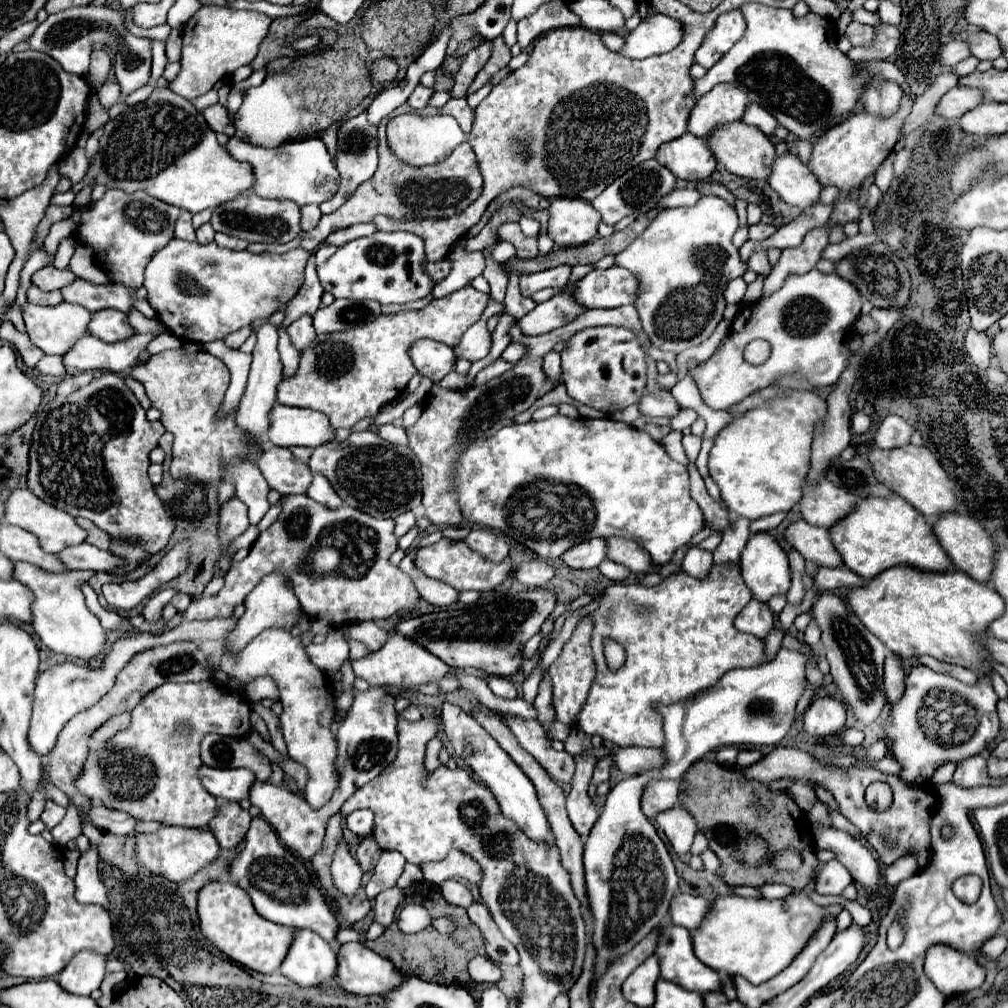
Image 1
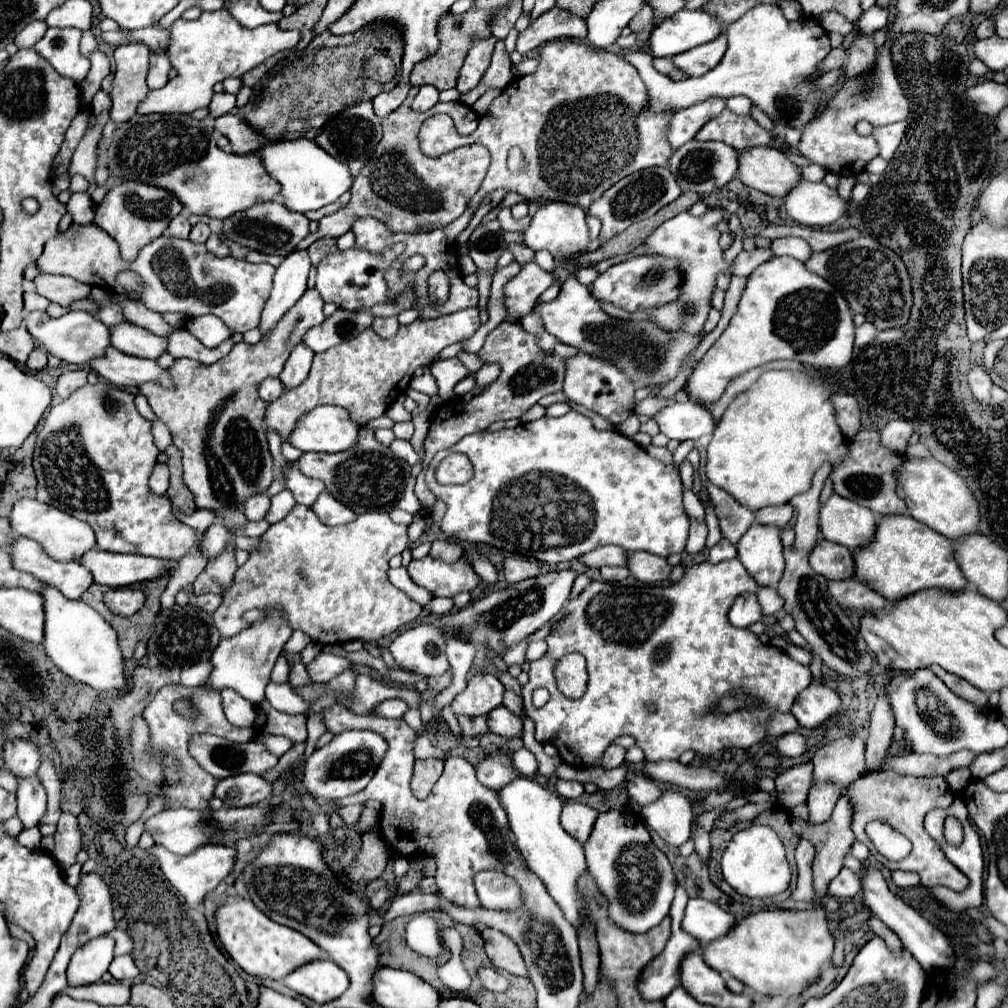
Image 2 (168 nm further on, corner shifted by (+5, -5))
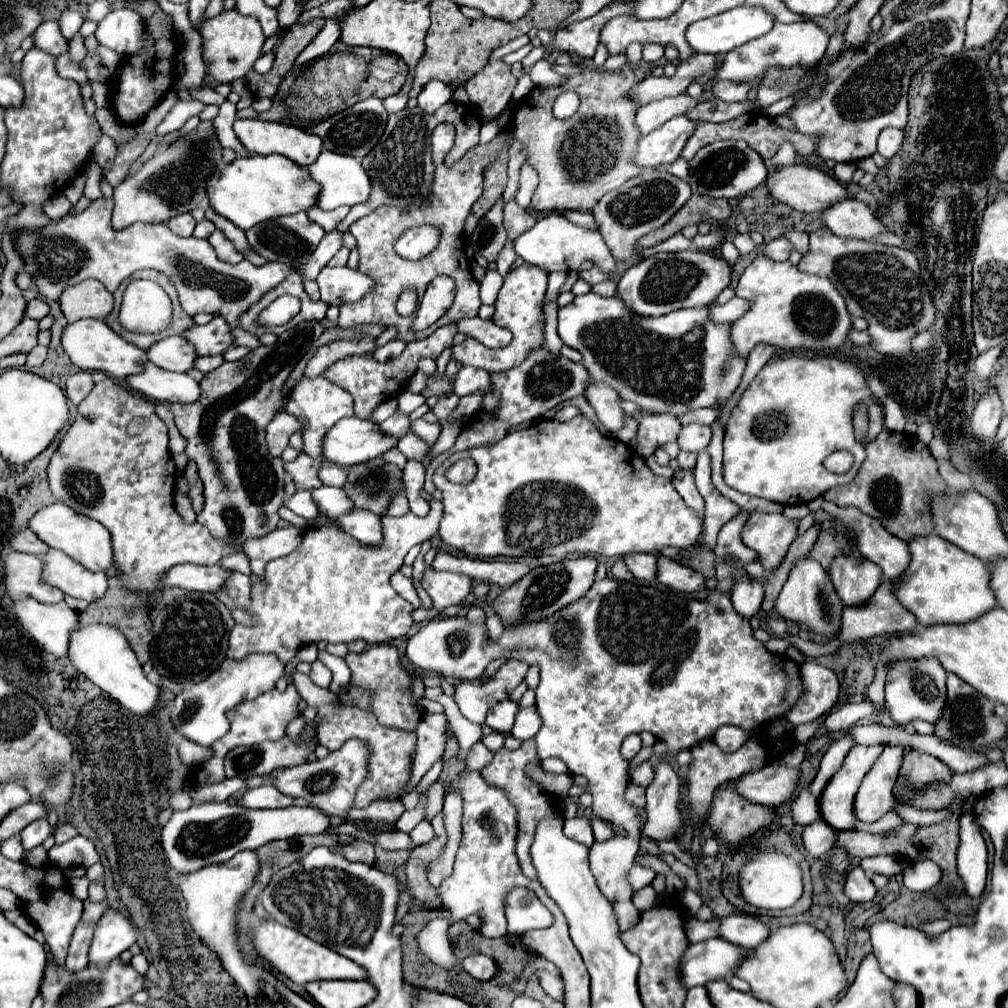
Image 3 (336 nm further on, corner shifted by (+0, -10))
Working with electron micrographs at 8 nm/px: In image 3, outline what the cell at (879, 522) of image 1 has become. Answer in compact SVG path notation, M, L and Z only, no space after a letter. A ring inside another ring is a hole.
M928 534L928 536L908 540L908 550L910 550L912 560L910 560L908 568L904 570L904 574L896 582L892 582L892 592L900 600L900 604L904 604L904 608L916 616L920 626L964 624L964 622L976 620L984 612L992 610L992 606L996 606L996 598L992 596L992 590L988 588L990 570L976 556L960 550L958 546L946 542L944 538L940 538L936 534Z

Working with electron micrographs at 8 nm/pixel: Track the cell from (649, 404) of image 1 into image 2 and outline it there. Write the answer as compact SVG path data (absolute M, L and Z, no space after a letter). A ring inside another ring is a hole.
M691 401L675 403L665 407L661 413L655 415L655 421L661 427L661 433L665 433L669 439L675 441L687 441L687 439L701 439L705 435L711 435L715 429L715 421L711 413Z

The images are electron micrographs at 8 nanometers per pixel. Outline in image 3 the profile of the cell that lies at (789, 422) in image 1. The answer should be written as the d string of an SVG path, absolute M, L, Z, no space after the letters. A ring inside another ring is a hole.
M794 354L766 364L744 390L728 418L724 434L724 482L742 494L778 504L804 504L822 496L832 486L848 484L866 458L866 442L856 440L852 426L852 414L858 404L868 408L866 442L870 442L882 432L884 414L856 364L830 356L808 360ZM836 450L848 450L854 456L854 464L846 474L828 472L826 476L822 462Z

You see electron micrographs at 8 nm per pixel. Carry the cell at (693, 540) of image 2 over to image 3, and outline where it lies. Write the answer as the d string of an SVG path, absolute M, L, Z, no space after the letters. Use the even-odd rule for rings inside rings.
M678 470L678 472L674 474L672 482L674 482L674 488L680 492L680 496L684 498L686 506L688 506L688 508L692 508L692 510L698 514L698 518L702 518L702 520L704 520L704 502L702 502L702 498L700 498L700 496L698 496L698 492L696 492L692 472Z

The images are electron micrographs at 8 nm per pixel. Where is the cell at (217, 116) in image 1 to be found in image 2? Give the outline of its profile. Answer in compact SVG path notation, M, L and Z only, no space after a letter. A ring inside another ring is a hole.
M233 113L217 117L215 129L231 141L233 153L255 153L259 147L271 143L269 139L263 139L263 135L259 135L253 127L249 127L249 123L243 117Z

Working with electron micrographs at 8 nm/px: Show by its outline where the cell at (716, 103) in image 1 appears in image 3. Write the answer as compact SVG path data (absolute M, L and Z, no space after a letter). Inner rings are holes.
M674 116L664 126L646 134L640 140L636 162L644 168L650 168L678 160L688 138L696 130L696 124L698 122L690 120L688 116Z

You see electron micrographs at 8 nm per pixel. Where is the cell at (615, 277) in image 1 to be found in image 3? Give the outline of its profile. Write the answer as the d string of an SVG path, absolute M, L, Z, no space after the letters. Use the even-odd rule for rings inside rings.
M696 250L676 254L654 254L634 264L618 282L618 296L640 316L662 316L680 308L710 306L730 284L732 268L722 260Z

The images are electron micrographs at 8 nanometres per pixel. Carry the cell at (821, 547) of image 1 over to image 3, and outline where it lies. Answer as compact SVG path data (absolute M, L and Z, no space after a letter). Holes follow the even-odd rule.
M858 554L836 556L830 564L830 580L844 606L864 604L880 584L880 568Z

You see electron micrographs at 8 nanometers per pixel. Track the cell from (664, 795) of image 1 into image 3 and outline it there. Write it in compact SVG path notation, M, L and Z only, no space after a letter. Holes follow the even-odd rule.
M642 762L634 772L632 772L632 782L642 786L642 788L648 788L650 782L654 780L654 770L650 766L650 762Z

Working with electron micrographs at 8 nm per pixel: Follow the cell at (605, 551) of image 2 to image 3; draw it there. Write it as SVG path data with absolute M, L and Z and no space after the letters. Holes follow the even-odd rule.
M626 554L624 562L628 570L634 574L638 580L654 580L656 574L656 556L652 554Z

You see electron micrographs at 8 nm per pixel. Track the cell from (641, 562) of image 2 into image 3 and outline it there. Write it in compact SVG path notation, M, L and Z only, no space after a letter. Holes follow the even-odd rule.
M658 556L658 566L656 566L656 582L680 590L680 592L694 592L704 588L704 576L694 572L688 566L678 564L676 560L670 560L666 556Z

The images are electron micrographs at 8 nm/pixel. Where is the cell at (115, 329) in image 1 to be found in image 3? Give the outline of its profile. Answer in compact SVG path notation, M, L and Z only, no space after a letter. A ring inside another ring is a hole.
M170 336L170 338L162 338L154 342L146 350L146 356L158 368L172 370L172 372L190 370L194 360L198 358L194 348L186 340L180 340L180 336Z

